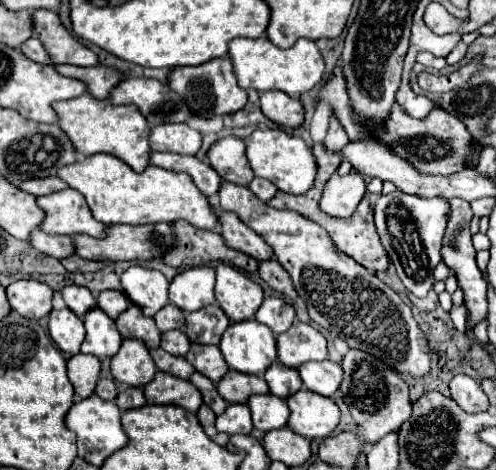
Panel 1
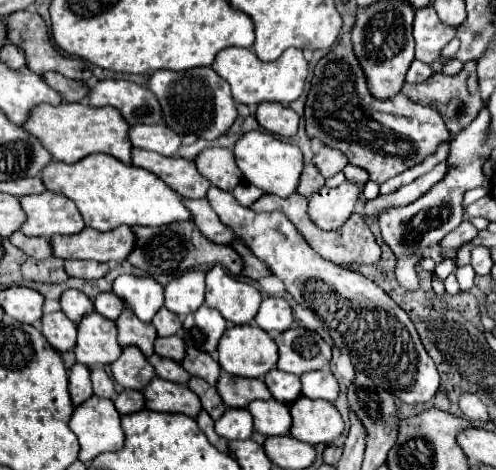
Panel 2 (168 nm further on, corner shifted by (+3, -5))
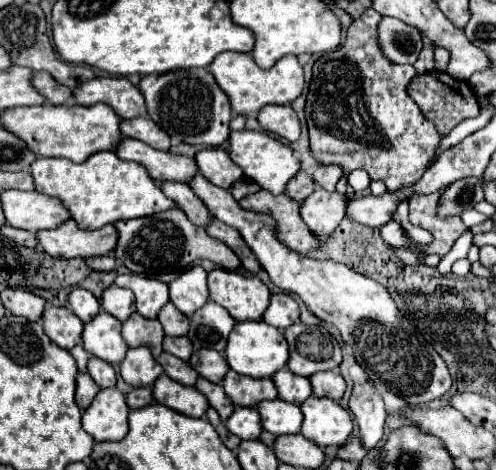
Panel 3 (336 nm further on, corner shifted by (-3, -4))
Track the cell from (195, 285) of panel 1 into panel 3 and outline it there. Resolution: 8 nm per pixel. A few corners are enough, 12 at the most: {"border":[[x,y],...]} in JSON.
{"border":[[194,266],[170,282],[170,300],[192,316],[208,300],[208,272]]}

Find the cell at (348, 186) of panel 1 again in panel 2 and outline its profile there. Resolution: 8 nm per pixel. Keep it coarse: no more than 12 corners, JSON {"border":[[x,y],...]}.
{"border":[[358,185],[322,187],[308,201],[308,217],[324,231],[352,215]]}

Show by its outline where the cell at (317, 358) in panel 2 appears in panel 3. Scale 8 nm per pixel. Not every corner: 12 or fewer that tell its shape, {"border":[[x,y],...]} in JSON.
{"border":[[300,320],[286,332],[288,370],[312,376],[342,362],[338,342]]}

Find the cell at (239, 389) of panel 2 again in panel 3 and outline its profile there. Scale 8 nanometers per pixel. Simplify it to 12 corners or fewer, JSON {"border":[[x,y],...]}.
{"border":[[228,370],[222,386],[236,406],[276,400],[270,378]]}

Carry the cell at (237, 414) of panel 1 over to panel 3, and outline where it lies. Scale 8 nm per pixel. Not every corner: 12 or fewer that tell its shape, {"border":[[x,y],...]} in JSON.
{"border":[[238,406],[224,424],[240,440],[262,432],[256,408]]}

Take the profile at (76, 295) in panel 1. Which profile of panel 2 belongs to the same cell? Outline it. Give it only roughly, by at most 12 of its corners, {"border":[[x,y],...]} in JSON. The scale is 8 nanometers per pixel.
{"border":[[78,289],[62,293],[62,311],[80,323],[94,311],[92,301]]}

